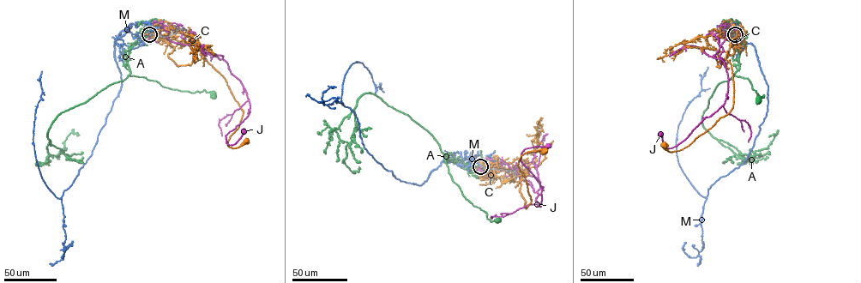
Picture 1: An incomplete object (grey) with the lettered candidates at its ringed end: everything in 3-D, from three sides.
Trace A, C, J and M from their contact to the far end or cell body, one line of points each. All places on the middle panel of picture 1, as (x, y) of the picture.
A: (480, 166), (463, 168), (445, 159), (448, 172), (464, 195), (486, 213), (490, 221), (497, 220)
C: (480, 166), (495, 173), (502, 182), (519, 182), (526, 207), (531, 200), (519, 160), (525, 153), (544, 151)
J: (482, 166), (509, 165), (530, 183), (540, 207), (540, 183), (520, 160), (525, 149), (548, 146)
M: (481, 166), (444, 159), (421, 185), (396, 177), (364, 147), (355, 113), (341, 100), (355, 62), (384, 92)

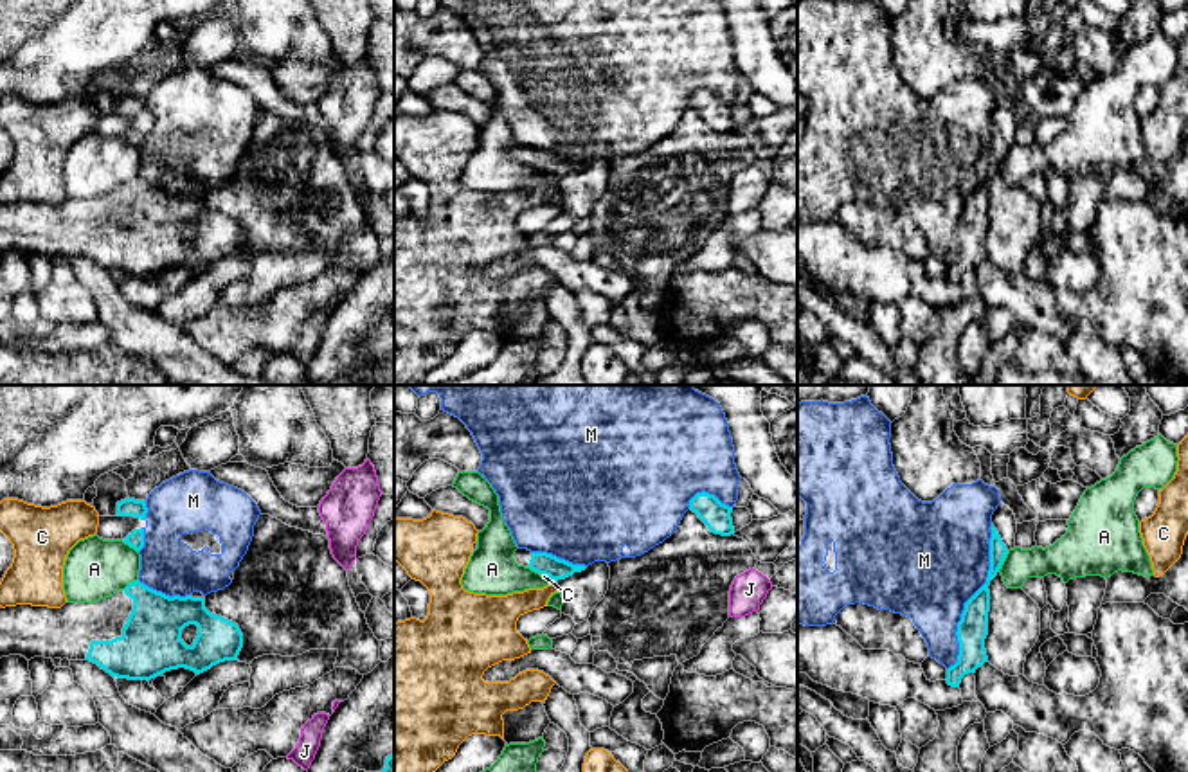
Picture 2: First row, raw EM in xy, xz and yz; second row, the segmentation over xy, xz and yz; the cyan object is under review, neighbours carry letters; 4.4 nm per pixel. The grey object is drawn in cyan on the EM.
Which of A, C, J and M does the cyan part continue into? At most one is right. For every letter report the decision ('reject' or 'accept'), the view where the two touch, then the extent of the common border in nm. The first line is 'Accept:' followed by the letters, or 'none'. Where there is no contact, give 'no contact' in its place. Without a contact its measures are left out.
Accept: none
A: reject | yz | 110 nm
C: reject | xz | 80 nm
J: reject | no contact
M: reject | yz | 700 nm

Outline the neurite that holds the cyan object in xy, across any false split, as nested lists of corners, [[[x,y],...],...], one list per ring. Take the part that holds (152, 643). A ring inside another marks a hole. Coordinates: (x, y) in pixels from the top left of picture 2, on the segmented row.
[[[139,579],[124,590],[97,603],[65,603],[61,608],[16,605],[0,606],[0,659],[22,655],[90,660],[117,678],[151,680],[166,671],[185,668],[196,675],[225,660],[238,660],[243,648],[239,626],[205,608],[205,597],[166,596]],[[198,626],[191,646],[182,641],[182,630]]]

